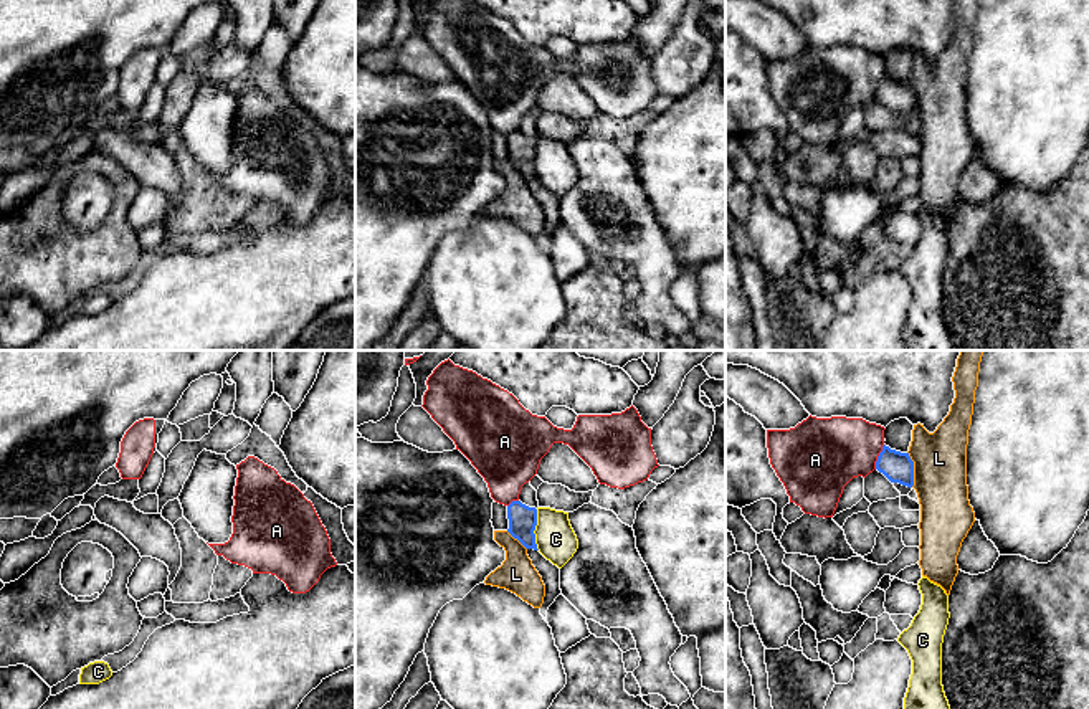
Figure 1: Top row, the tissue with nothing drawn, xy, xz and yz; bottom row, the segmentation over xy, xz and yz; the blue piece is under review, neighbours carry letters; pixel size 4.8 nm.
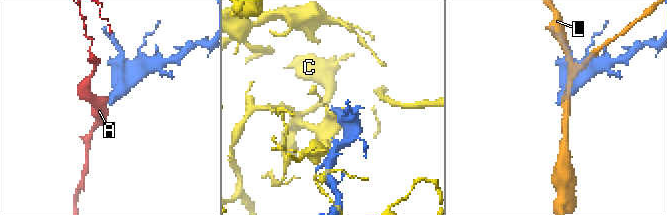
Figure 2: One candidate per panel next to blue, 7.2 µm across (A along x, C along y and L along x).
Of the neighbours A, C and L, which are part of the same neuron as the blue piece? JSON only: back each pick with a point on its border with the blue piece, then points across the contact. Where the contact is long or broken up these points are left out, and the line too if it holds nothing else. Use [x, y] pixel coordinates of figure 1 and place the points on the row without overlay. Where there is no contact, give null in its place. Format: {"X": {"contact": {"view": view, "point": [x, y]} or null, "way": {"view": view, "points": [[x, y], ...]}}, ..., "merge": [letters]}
{"merge": []}

